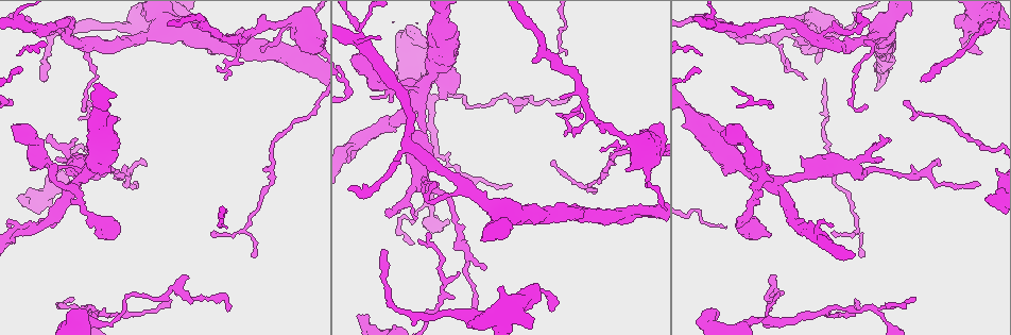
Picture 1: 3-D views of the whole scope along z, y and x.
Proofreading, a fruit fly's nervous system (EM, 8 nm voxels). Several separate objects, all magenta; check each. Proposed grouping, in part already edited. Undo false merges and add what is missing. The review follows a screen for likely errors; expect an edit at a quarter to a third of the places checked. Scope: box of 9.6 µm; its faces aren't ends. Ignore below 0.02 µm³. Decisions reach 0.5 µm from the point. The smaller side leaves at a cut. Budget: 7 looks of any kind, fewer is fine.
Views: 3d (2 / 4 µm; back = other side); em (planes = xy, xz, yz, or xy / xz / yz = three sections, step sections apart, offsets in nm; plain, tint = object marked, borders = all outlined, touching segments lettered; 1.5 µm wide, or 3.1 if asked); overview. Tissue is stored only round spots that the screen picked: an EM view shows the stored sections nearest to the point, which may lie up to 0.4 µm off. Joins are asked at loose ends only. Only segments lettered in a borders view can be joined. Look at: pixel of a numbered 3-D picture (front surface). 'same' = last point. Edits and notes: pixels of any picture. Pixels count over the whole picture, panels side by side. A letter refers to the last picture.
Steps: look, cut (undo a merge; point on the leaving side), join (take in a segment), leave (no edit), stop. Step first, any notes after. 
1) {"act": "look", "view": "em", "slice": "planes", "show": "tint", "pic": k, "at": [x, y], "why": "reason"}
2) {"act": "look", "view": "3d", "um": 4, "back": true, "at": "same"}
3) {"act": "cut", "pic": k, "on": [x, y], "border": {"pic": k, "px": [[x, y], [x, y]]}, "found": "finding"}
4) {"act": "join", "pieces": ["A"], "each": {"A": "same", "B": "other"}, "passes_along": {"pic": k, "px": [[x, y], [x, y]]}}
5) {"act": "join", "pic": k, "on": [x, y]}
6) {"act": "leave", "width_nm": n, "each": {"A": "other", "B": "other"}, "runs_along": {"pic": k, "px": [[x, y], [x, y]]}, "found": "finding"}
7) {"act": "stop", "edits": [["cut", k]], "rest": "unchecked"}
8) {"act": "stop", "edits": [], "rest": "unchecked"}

{"act": "look", "view": "em", "slice": "planes", "show": "tint", "pic": 1, "at": [976, 185], "why": "tapers out"}

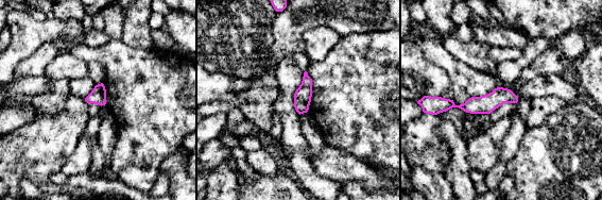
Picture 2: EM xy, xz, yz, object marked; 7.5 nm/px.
{"act": "look", "view": "em", "slice": "planes", "show": "borders", "at": "same", "why": "what lies round it"}

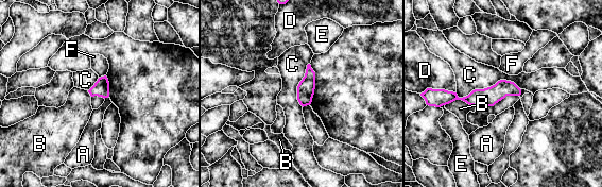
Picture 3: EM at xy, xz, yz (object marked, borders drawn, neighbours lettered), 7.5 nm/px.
{"act": "leave", "each": {"A": "other", "B": "other", "C": "other", "D": "other", "E": "other", "F": "other"}, "border": {"pic": 3, "px": [[445, 104], [463, 100], [476, 106]]}, "found": "no lettered segment goes on from it"}

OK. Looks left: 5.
{"act": "look", "view": "em", "slice": "planes", "show": "tint", "pic": 1, "at": [423, 140], "why": "thick turns thin"}

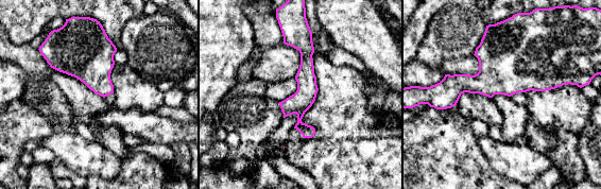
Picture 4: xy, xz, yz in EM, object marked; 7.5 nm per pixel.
{"act": "look", "view": "em", "slice": "planes", "show": "borders", "at": "same", "why": "see the neighbours"}

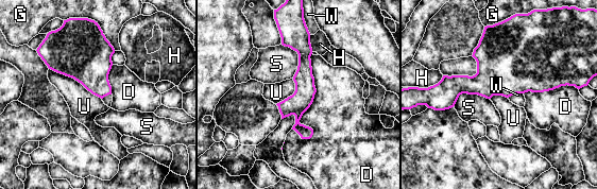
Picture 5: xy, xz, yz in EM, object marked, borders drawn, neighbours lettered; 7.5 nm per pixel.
{"act": "leave", "width_nm": 440, "each": {"D": "other", "G": "other", "H": "other", "S": "other", "U": "other", "W": "other"}, "border": {"pic": 5, "px": [[311, 53], [302, 139]]}, "found": "all the same neuron"}

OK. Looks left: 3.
{"act": "look", "view": "3d", "um": 4, "pic": 1, "at": [11, 128], "why": "thick end"}

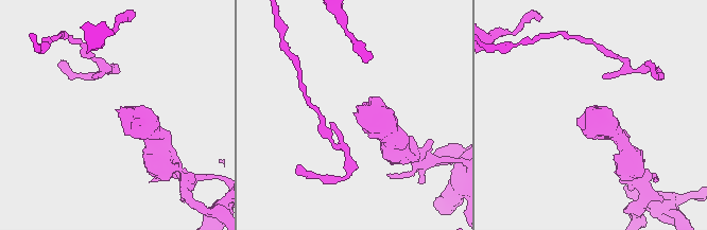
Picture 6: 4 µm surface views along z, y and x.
{"act": "look", "view": "em", "slice": "planes", "show": "borders", "pic": 6, "at": [117, 110], "why": "shape alone is not enough"}

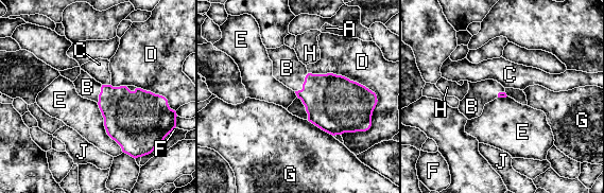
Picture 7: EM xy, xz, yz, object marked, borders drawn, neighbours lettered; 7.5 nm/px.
{"act": "join", "pieces": ["B"], "each": {"A": "other", "B": "same", "C": "other", "D": "other", "E": "other", "F": "other", "G": "other", "H": "other", "J": "other"}, "found": "it goes on there"}

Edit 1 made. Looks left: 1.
{"act": "stop", "edits": [["join", 7]], "rest": "unchecked"}

